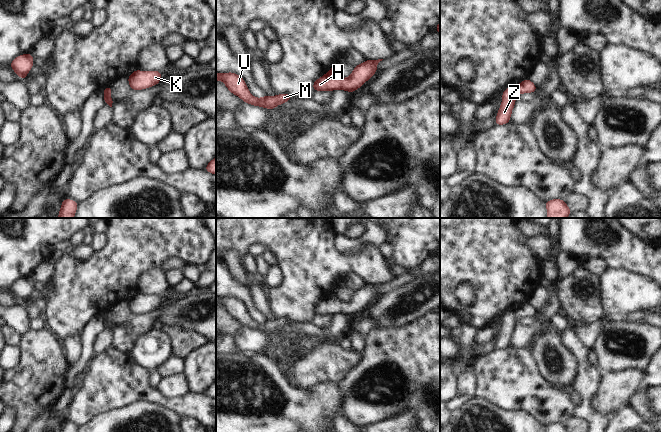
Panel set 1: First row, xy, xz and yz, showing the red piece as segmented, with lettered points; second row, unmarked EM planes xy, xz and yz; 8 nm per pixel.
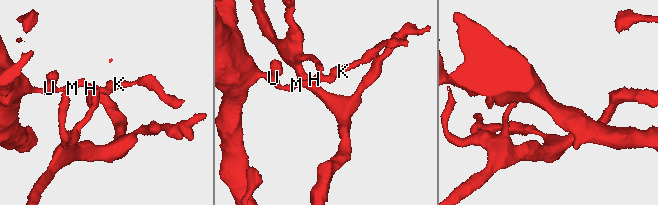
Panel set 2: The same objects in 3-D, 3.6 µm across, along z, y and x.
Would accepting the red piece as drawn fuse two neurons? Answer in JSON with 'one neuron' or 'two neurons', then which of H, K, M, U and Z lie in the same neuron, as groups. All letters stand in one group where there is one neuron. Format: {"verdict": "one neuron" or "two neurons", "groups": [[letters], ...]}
{"verdict": "two neurons", "groups": [["H", "K", "M", "U"], ["Z"]]}

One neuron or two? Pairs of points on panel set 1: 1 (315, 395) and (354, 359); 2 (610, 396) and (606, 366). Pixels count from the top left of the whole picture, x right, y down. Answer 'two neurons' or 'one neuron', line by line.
1: two neurons
2: two neurons

